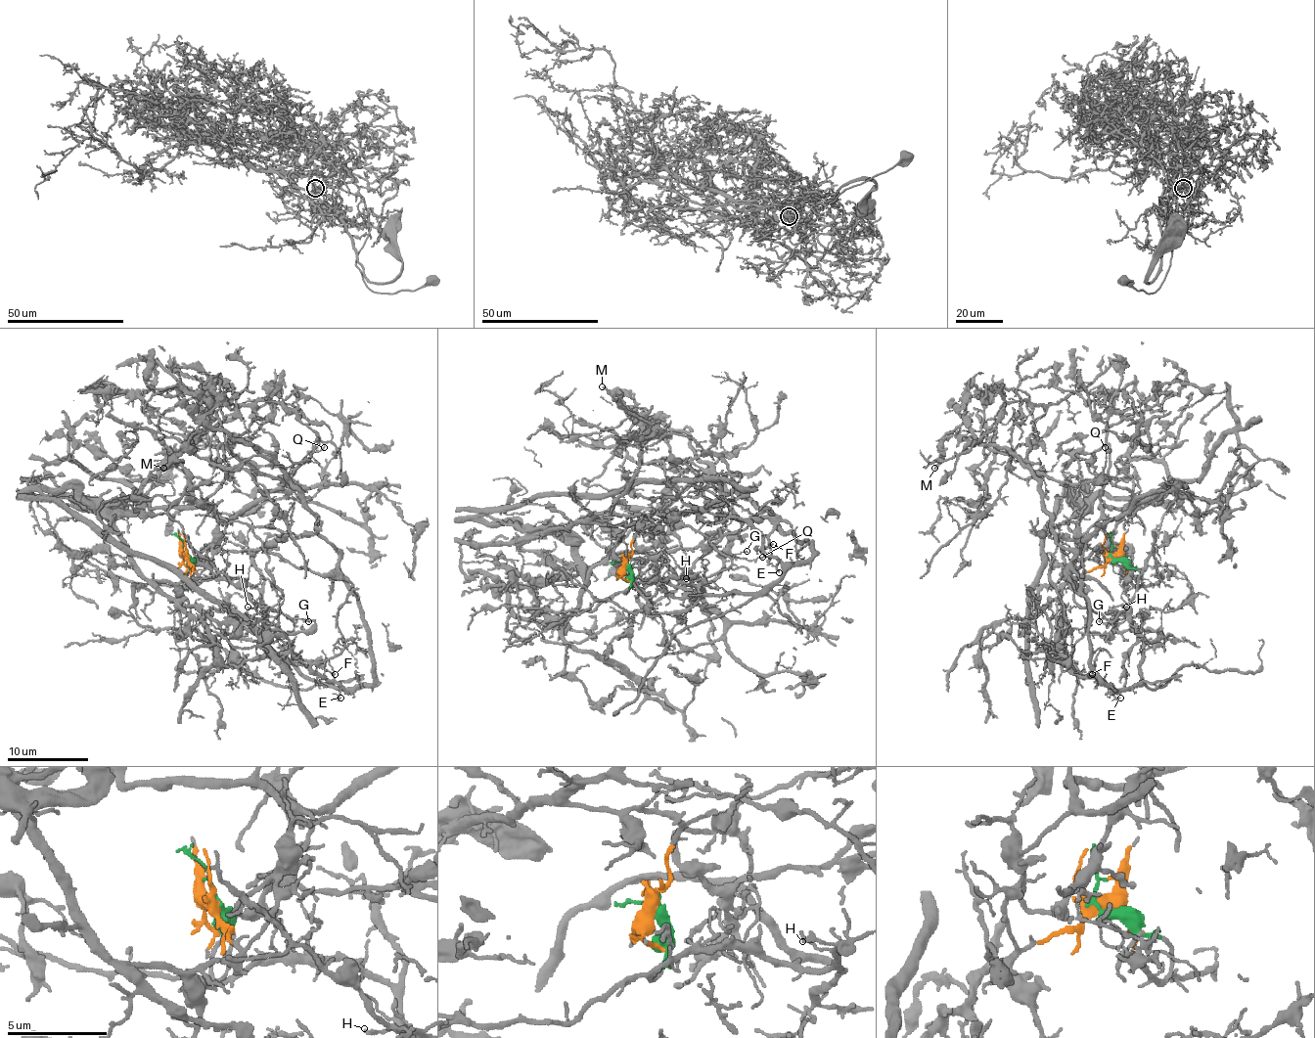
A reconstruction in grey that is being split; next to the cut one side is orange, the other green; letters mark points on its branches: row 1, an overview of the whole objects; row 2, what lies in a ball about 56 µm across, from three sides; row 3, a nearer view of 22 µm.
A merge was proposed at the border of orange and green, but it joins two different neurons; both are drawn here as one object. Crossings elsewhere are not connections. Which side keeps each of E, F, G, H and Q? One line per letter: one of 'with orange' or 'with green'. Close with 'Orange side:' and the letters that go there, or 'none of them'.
E: with green
F: with green
G: with green
H: with green
Q: with orange
Orange side: Q

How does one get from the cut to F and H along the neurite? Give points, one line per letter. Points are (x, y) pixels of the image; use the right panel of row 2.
F: (1110, 556), (1141, 581), (1128, 579), (1141, 679), (1112, 689), (1094, 662), (1092, 675)
H: (1110, 556), (1137, 569), (1141, 581), (1137, 586), (1128, 579), (1134, 579), (1137, 590), (1134, 598), (1126, 606)

